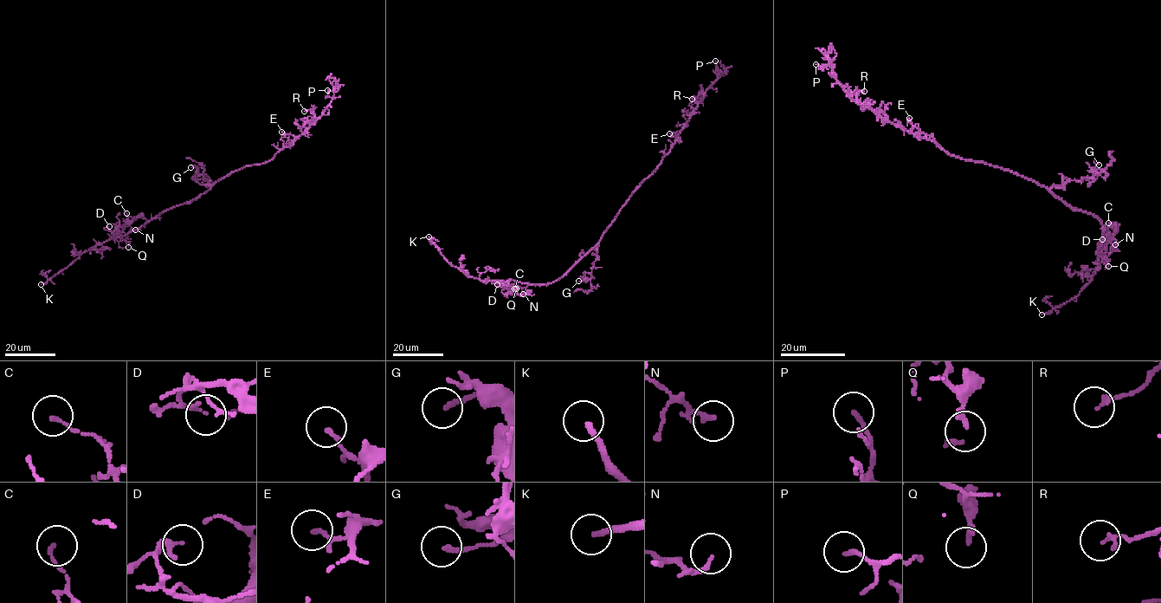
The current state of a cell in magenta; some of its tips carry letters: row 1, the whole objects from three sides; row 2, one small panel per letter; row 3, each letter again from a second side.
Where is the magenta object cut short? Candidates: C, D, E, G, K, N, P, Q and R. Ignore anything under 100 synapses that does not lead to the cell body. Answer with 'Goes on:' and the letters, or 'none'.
Goes on: K

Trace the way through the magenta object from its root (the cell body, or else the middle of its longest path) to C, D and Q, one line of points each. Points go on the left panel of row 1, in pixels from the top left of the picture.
C: (217, 181), (197, 197), (161, 212), (136, 229), (116, 237), (113, 233), (129, 223), (126, 213)
D: (217, 181), (197, 197), (161, 212), (119, 237), (106, 229), (109, 226)
Q: (217, 181), (197, 197), (161, 212), (123, 235), (120, 238), (127, 241), (128, 247)

